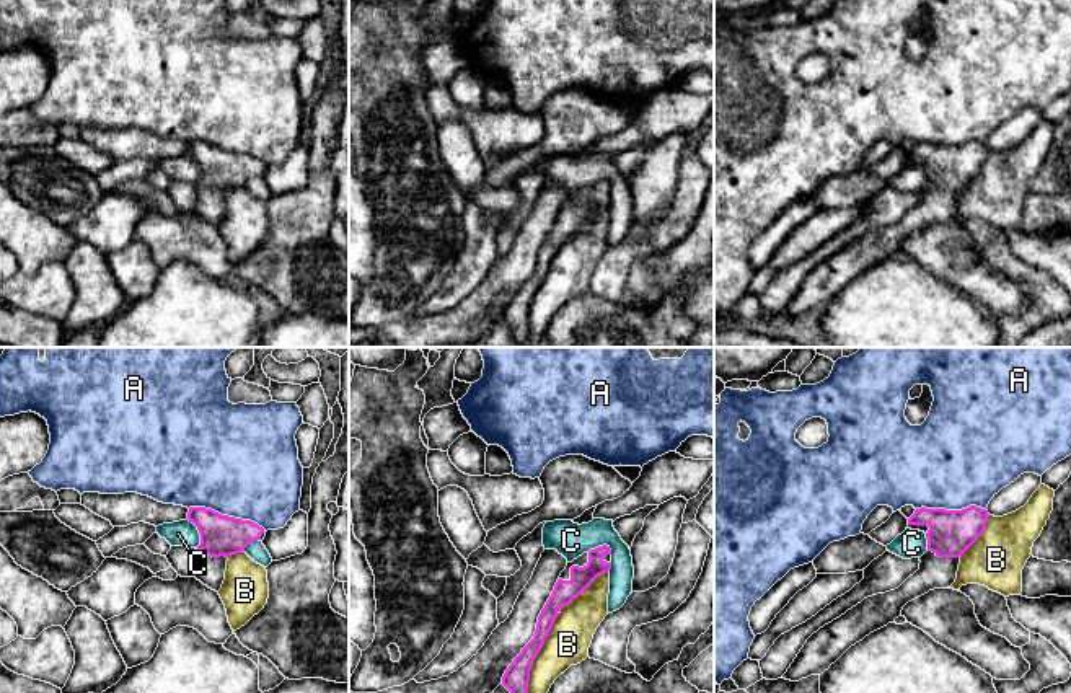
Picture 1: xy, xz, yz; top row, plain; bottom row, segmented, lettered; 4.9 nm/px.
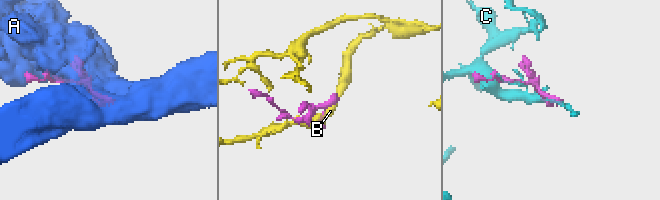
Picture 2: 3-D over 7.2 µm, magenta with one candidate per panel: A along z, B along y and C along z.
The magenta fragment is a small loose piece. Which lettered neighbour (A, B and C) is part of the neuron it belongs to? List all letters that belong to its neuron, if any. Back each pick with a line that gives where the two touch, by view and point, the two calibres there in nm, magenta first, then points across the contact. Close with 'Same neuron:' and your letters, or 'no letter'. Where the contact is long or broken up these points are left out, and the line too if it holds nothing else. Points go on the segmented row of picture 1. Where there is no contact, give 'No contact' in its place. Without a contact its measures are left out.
Same neuron: no letter

